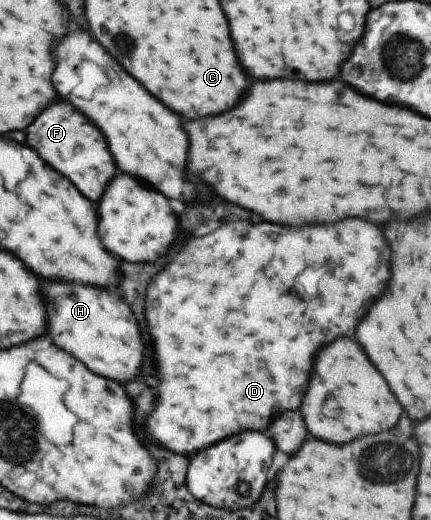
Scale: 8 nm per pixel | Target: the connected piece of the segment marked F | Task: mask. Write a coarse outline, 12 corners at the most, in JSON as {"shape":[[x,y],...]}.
{"shape":[[56,102],[26,128],[44,162],[92,202],[116,176],[102,132]]}

